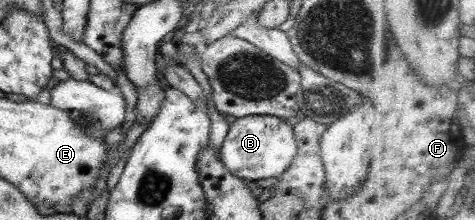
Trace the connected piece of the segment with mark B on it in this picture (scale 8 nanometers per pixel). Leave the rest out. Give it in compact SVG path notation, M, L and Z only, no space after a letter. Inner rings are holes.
M244 116L230 124L220 149L225 167L232 175L246 181L279 177L297 156L298 146L293 126L278 116Z

